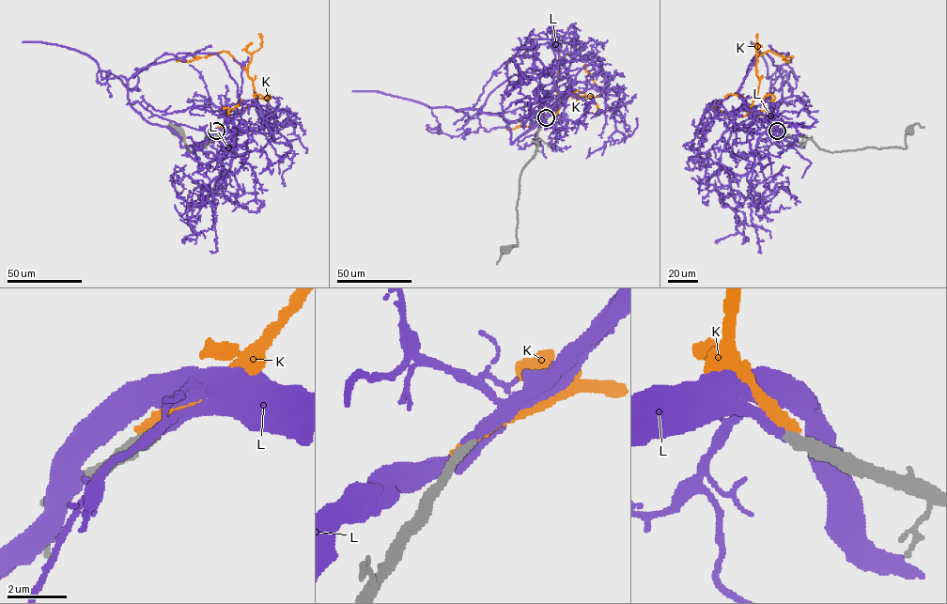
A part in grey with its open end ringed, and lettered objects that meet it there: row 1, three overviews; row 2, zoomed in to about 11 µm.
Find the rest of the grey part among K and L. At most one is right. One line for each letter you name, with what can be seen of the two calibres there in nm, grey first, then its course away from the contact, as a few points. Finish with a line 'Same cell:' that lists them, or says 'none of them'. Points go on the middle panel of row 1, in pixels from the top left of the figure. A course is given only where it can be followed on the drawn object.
L: 380 nm thick on the grey side, 320 nm on the other; it runs (546, 117), (511, 144), (502, 116), (474, 109), (431, 109), (439, 127), (428, 131), (457, 136), (471, 129)
Same cell: L

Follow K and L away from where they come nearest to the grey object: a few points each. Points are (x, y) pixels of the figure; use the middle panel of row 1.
K: (546, 118), (554, 115), (569, 95), (576, 91), (585, 94), (582, 99), (566, 94), (532, 126), (505, 130)
L: (546, 117), (511, 144), (502, 116), (474, 109), (431, 109), (439, 127), (428, 131), (457, 136), (471, 129)

